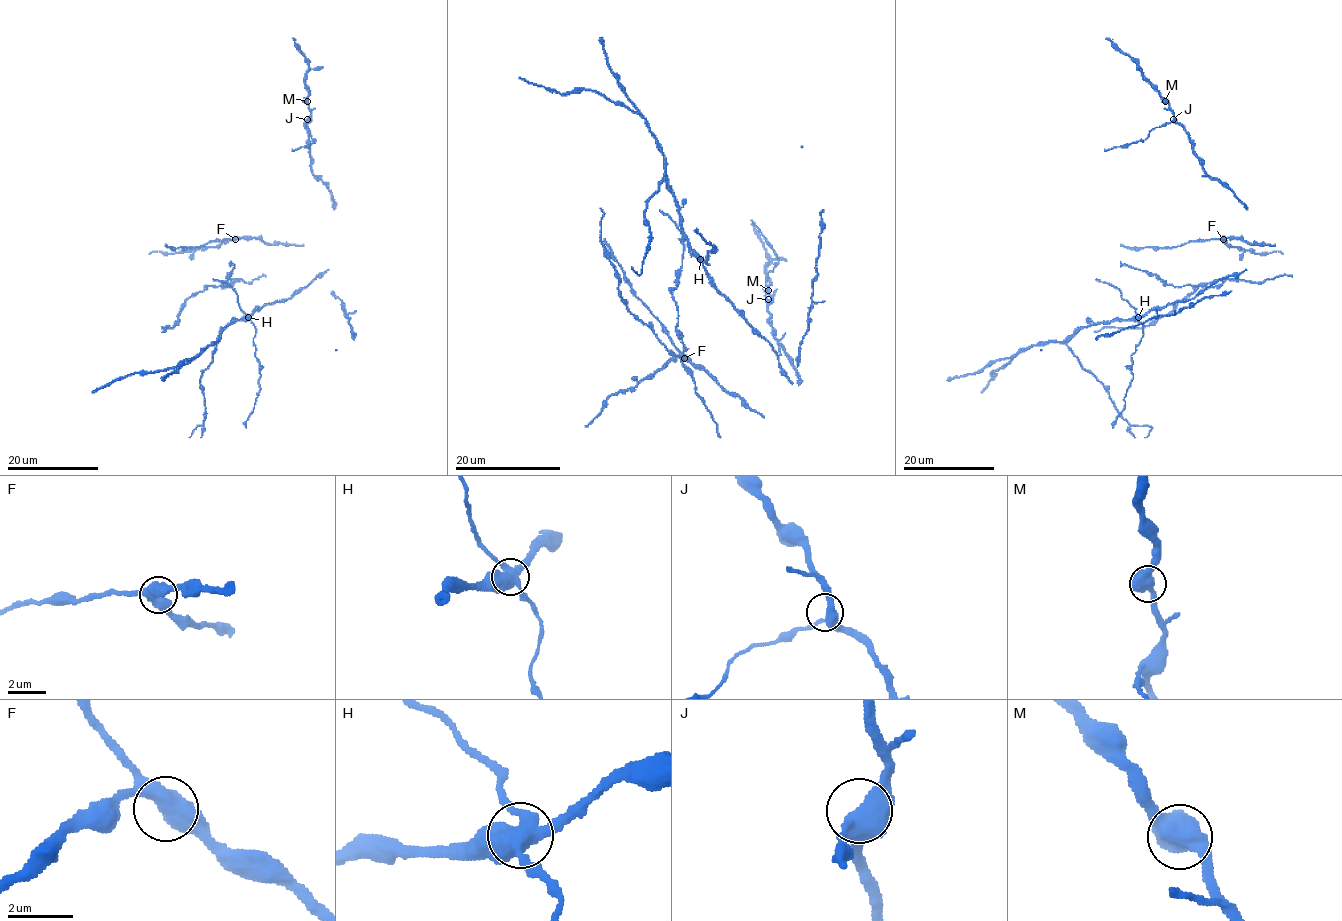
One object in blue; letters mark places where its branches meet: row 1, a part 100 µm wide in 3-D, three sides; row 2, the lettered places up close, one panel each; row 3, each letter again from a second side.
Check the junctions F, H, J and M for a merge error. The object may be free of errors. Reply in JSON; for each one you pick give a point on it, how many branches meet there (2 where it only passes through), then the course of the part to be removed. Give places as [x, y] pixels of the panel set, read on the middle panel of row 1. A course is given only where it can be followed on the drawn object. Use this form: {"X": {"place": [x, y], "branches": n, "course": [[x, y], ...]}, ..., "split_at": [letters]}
{"H": {"place": [700, 259], "branches": 4, "course": [[700, 258], [708, 265], [706, 262], [708, 250], [714, 253], [714, 246], [698, 233], [698, 229]]}, "split_at": ["H"]}

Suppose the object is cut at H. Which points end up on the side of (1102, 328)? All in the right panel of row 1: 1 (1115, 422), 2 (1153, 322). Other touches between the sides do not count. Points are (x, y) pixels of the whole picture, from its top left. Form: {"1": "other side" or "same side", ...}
{"1": "other side", "2": "same side"}

